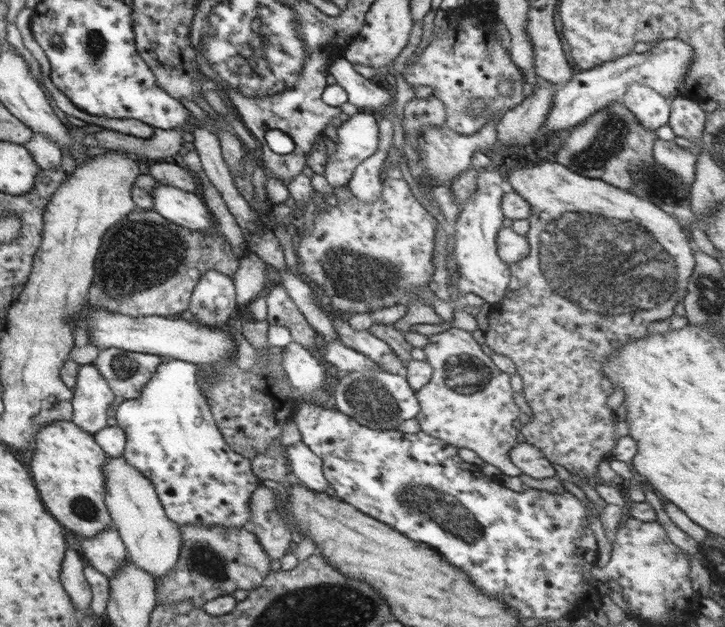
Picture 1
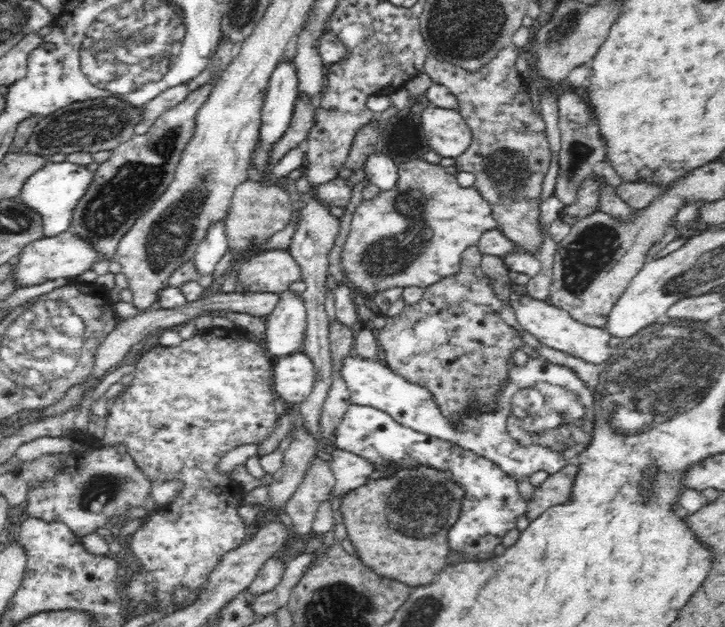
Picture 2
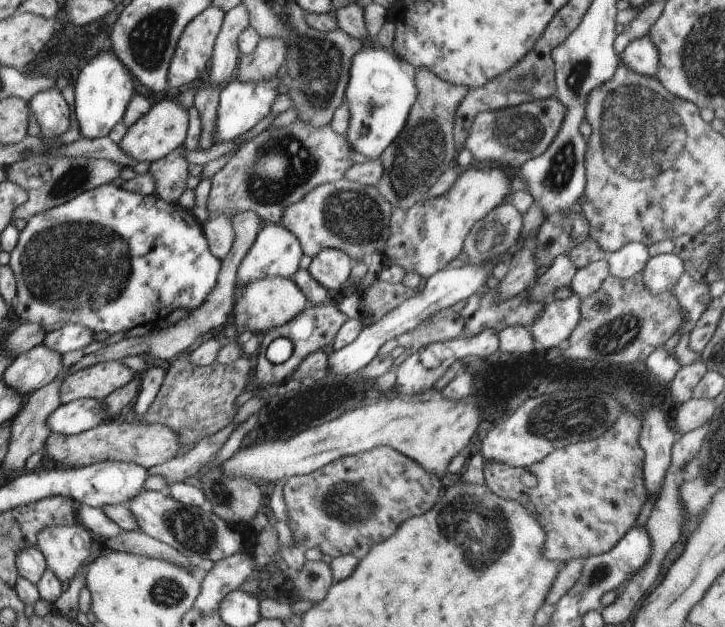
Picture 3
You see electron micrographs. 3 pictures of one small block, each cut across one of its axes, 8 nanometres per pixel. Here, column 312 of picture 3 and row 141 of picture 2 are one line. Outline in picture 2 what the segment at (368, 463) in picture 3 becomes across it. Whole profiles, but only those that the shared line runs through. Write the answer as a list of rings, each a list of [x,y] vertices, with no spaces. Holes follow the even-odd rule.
[[[513,43],[500,50],[492,60],[487,61],[478,70],[468,72],[442,61],[432,54],[422,64],[423,75],[428,76],[434,84],[445,86],[458,101],[457,111],[462,115],[472,133],[470,146],[460,156],[455,158],[457,172],[472,172],[475,176],[473,187],[490,203],[493,217],[497,220],[497,228],[501,229],[506,238],[519,244],[520,249],[531,255],[540,256],[545,234],[540,229],[538,196],[542,194],[542,182],[550,168],[550,148],[546,138],[546,125],[540,113],[534,113],[534,104],[518,70],[516,58],[518,49]]]

